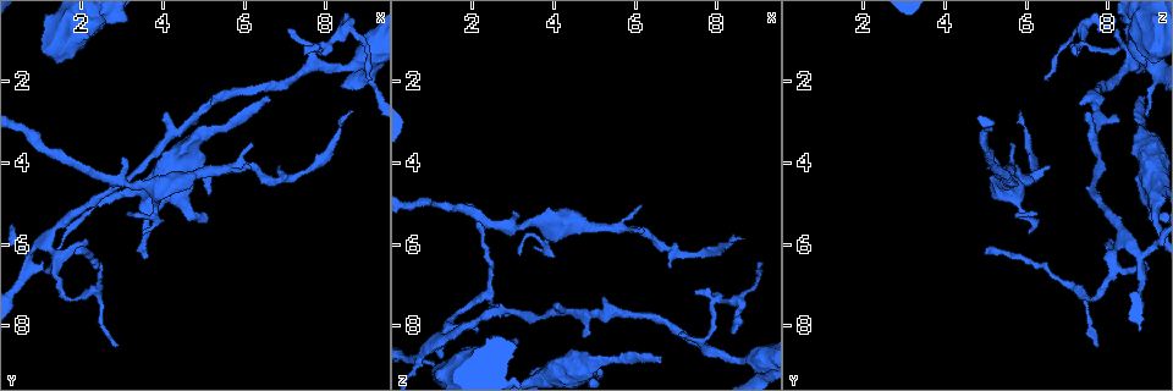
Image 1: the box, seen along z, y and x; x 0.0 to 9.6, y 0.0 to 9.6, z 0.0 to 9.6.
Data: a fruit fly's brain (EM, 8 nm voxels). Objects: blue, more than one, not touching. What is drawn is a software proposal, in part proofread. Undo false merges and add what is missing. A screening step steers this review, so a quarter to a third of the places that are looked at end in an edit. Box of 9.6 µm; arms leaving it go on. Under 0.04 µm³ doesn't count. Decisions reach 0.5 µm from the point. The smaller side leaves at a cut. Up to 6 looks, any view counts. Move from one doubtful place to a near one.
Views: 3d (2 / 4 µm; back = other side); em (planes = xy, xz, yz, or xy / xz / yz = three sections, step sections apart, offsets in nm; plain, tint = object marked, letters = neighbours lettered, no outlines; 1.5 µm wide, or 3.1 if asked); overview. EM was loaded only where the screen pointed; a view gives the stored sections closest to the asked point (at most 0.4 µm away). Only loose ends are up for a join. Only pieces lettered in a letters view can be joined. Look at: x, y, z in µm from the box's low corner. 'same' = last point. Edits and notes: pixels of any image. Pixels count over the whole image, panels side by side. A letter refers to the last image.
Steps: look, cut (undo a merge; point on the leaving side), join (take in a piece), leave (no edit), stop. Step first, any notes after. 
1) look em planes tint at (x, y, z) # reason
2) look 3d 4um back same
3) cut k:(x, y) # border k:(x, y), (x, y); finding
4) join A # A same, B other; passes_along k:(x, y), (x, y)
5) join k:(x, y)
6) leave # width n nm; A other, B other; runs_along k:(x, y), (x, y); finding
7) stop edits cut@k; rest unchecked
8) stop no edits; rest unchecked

look em planes tint at (3.50, 5.75, 6.10) # branch stops here

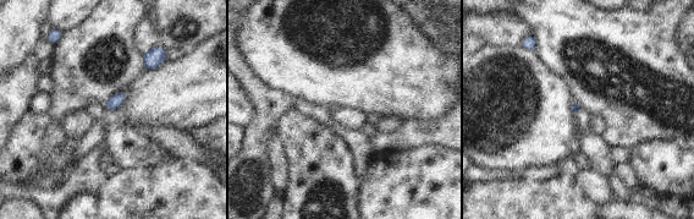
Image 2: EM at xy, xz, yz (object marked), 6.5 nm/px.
look em planes letters same # what lies round it

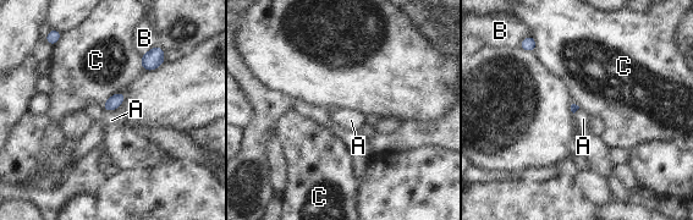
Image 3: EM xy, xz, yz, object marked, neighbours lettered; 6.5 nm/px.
leave # A other, B other, C other; border 3:(100, 106), (104, 110), (117, 109); none of them fits

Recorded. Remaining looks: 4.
look em xz step 8 letters at (1.35, 5.70, 8.30) # arms part here

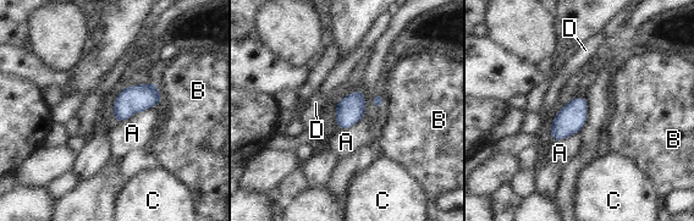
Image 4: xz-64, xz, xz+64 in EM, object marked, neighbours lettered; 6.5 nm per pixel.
look em xy step 4 letters same

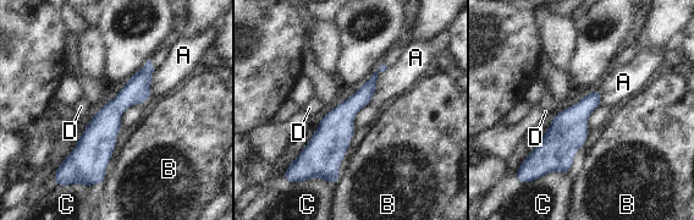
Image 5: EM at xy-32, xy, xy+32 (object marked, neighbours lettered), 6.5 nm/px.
leave # A other, B other, C other, D other; border 5:(387, 67), (378, 73), (370, 102); one neuron here

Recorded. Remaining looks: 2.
look 3d 2um at (4.05, 2.80, 7.45) # an open end

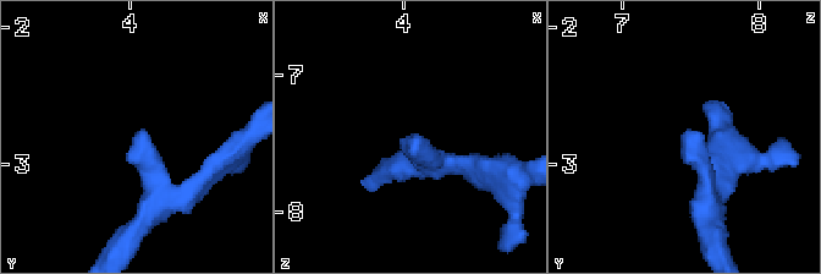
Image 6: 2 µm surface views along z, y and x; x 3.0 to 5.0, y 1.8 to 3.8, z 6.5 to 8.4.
look em planes letters at (4.06, 2.76, 7.48) # shape alone is not enough

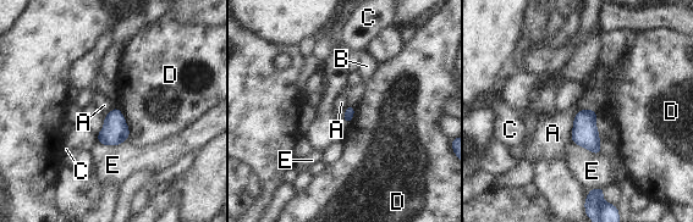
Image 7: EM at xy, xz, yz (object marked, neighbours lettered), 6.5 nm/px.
leave # longest_contact A 260 nm; A other, B other, C other, D other, E other; no lettered piece goes on from it

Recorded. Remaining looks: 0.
stop no edits; rest unchecked

